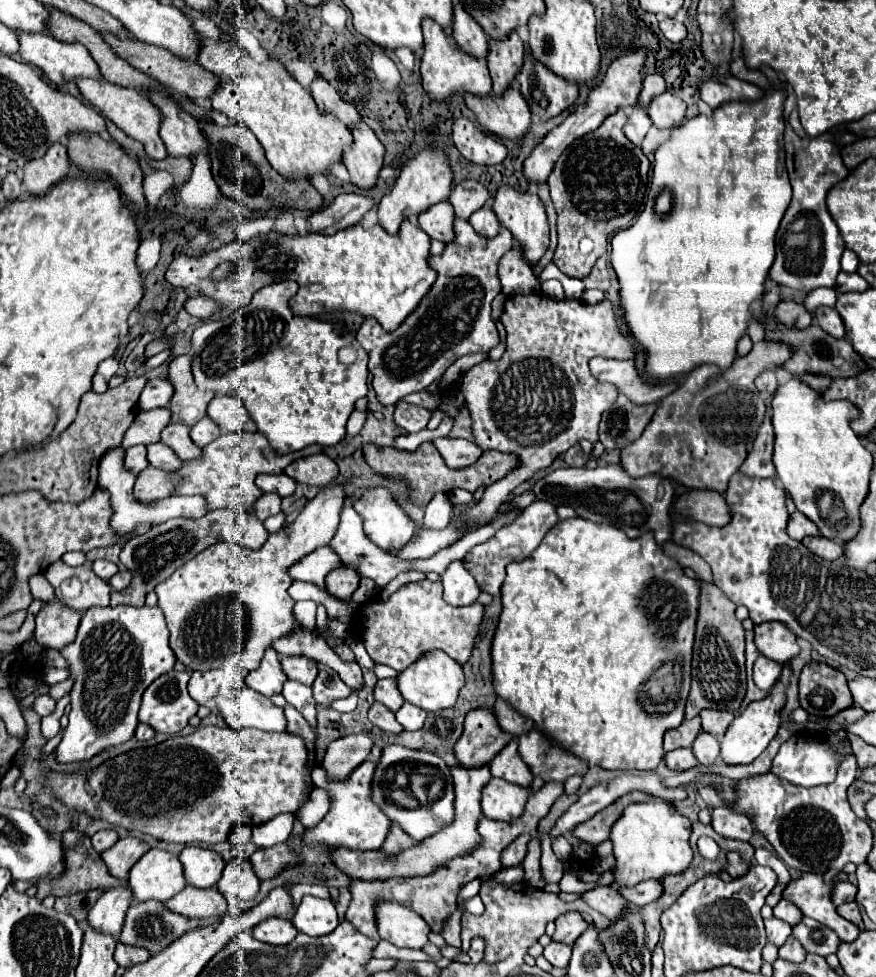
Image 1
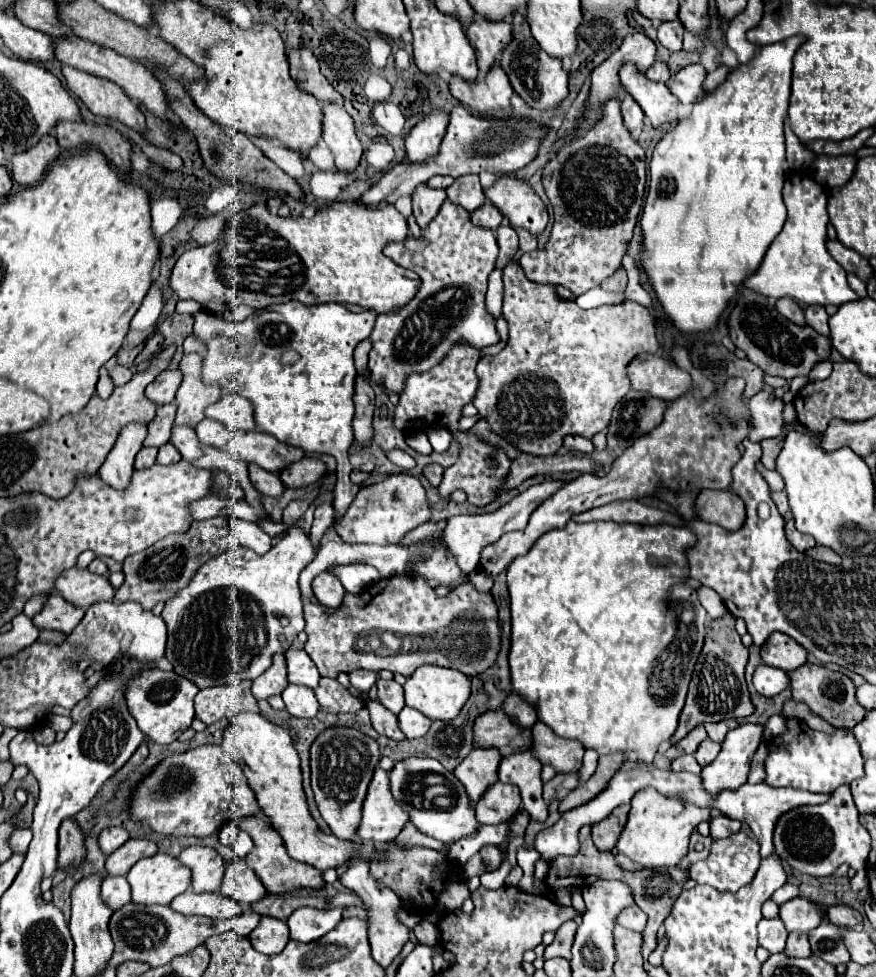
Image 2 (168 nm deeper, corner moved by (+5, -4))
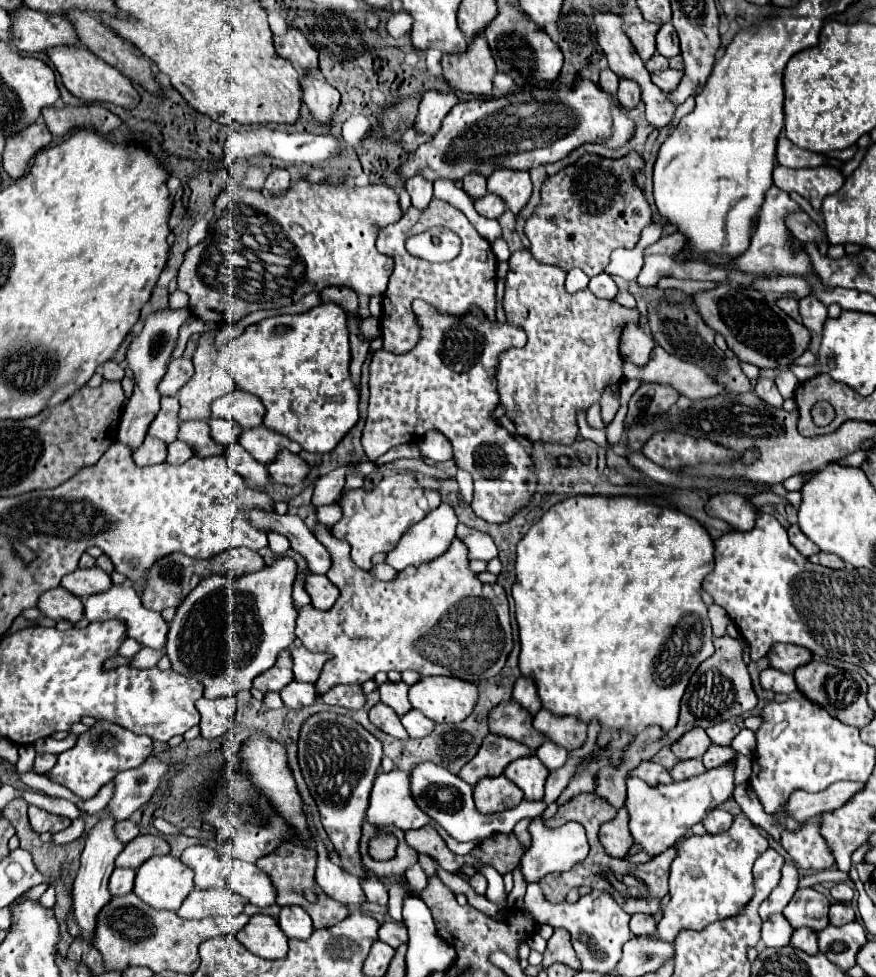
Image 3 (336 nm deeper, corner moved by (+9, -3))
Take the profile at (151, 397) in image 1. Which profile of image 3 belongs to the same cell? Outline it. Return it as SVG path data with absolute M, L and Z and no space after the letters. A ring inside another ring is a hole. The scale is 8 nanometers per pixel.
M175 358L169 362L167 374L159 384L159 392L163 396L173 396L177 394L193 376L193 362L189 358Z

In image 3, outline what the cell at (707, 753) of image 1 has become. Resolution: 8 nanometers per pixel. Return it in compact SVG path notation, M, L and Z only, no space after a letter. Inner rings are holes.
M711 744L709 746L709 750L705 752L705 756L703 756L703 764L705 764L705 768L719 768L719 766L725 766L725 764L729 764L729 762L733 762L735 760L735 750L731 748L731 746L727 746L727 748L723 748L723 746L717 746L717 744Z

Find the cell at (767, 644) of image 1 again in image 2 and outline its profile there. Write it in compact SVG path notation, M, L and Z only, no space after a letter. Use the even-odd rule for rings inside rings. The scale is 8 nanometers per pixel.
M775 631L767 639L767 643L763 643L761 659L771 667L777 667L777 669L789 673L807 661L807 651L803 647L799 647L799 643L795 643L789 635Z

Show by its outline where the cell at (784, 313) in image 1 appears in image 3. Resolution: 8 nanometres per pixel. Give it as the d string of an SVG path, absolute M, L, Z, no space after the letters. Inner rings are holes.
M783 296L783 298L779 298L779 300L777 300L777 306L779 306L785 314L789 314L791 318L795 318L797 322L801 320L801 318L799 318L799 300L797 300L795 296Z

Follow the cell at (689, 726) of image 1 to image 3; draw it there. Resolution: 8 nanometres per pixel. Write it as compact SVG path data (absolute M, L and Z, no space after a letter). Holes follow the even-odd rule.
M691 730L691 734L685 734L671 746L671 750L681 758L681 760L691 760L691 758L701 758L707 748L711 746L709 736L705 730Z

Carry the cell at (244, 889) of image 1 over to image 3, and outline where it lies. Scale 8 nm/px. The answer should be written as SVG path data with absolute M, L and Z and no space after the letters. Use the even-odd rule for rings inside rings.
M233 860L231 872L226 878L227 886L233 892L237 892L241 898L245 898L247 902L251 902L259 908L267 908L267 906L275 904L277 890L273 886L273 882L267 878L267 874L263 874L263 870L259 870L259 866L241 862L241 860Z

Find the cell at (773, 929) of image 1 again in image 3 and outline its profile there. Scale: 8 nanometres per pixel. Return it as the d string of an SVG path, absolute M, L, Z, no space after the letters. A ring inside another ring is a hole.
M771 914L761 928L761 942L763 946L787 946L793 934L793 926L787 922L783 914Z

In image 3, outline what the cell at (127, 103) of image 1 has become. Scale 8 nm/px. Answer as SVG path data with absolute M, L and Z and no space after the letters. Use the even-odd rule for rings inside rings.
M55 46L55 50L47 50L53 66L57 68L57 72L61 74L63 86L77 96L81 102L113 102L113 104L121 104L123 108L135 106L139 104L139 94L135 90L135 86L131 84L131 80L127 76L123 76L119 70L115 70L113 66L109 66L107 62L103 62L99 56L95 56L93 52L89 52L83 46Z

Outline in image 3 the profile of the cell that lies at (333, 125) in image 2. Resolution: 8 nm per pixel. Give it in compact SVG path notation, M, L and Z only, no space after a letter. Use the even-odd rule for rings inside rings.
M317 70L301 74L301 90L303 102L311 110L311 114L319 122L329 124L333 112L339 106L339 92L331 84L327 84L327 80Z

